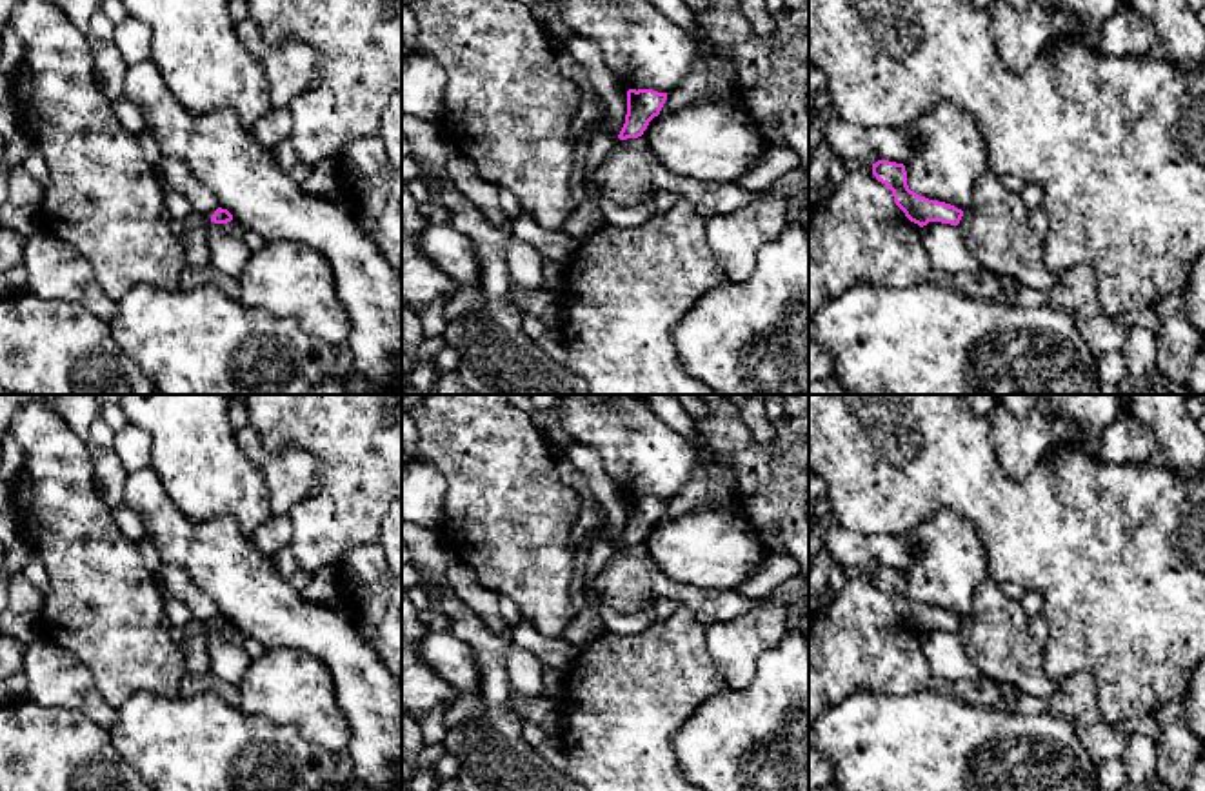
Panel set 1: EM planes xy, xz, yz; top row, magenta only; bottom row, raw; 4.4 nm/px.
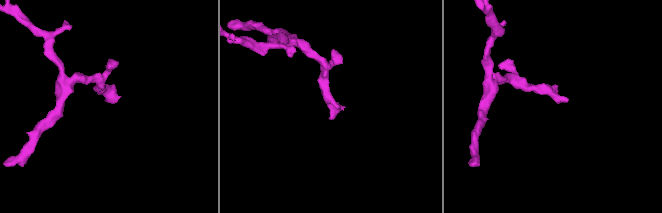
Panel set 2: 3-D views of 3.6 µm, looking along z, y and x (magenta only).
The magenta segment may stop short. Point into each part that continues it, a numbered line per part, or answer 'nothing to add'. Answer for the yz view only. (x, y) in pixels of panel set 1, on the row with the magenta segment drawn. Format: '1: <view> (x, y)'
nothing to add

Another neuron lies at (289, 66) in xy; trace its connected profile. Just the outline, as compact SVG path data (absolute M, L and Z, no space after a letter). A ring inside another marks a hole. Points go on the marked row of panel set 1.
M251 18L236 24L236 36L262 64L273 109L289 107L291 100L313 84L318 67L314 49L298 40L271 44Z

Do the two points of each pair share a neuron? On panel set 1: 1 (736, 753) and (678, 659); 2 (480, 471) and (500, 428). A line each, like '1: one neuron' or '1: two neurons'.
1: two neurons
2: one neuron

